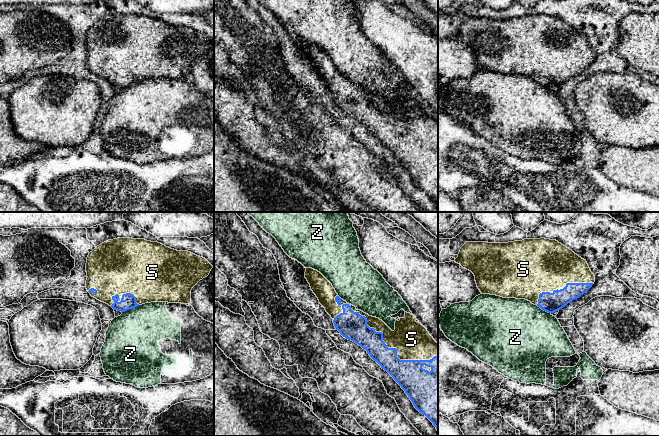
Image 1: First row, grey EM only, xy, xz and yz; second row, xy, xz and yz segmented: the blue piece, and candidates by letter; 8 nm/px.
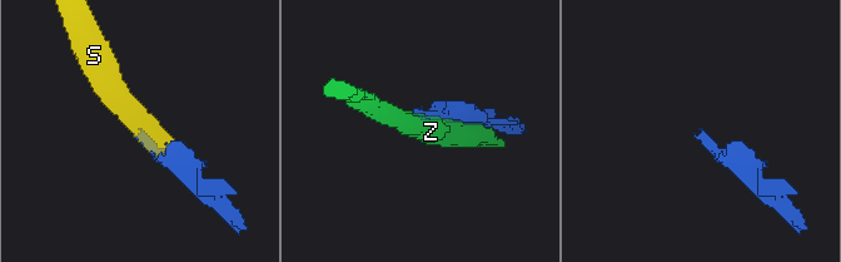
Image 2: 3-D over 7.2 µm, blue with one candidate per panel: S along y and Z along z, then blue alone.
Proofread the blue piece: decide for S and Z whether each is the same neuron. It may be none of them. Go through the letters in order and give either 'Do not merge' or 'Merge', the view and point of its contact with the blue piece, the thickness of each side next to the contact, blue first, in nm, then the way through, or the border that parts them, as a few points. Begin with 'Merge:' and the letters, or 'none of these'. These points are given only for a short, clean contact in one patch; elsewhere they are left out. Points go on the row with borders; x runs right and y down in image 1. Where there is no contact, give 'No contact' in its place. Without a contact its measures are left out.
Merge: S
S: Merge. Touches blue at xz (382, 339). Thickness 220 nm (blue) against 280 nm
Z: Do not merge. Touches blue at xy (130, 308). Thickness 130 nm (blue) against 420 nm

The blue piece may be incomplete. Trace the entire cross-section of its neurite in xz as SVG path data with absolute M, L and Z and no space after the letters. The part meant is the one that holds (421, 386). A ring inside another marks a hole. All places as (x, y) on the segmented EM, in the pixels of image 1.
M306 268L305 278L310 284L311 290L318 298L319 303L333 319L336 330L346 339L355 342L365 349L370 357L394 378L408 395L414 407L425 415L438 431L438 343L429 334L427 329L416 321L414 315L405 312L404 318L395 318L395 330L392 331L379 318L369 316L341 299L332 284L317 270Z

